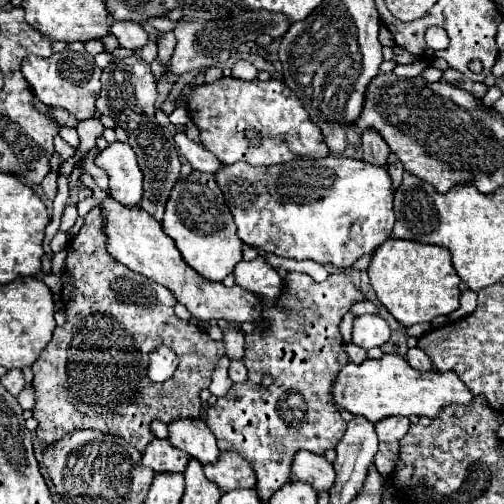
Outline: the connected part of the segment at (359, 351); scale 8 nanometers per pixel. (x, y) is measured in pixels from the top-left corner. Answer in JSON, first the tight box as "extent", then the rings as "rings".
{"extent":[346,344,366,364],"rings":[[[346,344],[346,352],[348,352],[350,362],[354,362],[354,364],[360,364],[366,360],[366,350],[356,346],[356,344]]]}

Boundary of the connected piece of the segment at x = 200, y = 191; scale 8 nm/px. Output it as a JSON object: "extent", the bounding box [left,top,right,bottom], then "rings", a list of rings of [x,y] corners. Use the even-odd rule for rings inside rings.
{"extent":[162,170,242,282],"rings":[[[194,170],[188,178],[180,178],[176,182],[166,204],[162,228],[174,240],[184,262],[206,280],[222,282],[242,260],[242,242],[214,174]]]}

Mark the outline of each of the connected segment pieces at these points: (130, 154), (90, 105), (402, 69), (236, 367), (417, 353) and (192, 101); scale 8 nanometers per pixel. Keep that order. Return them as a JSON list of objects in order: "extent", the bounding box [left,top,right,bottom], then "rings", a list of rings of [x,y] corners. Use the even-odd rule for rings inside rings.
[{"extent":[94,142,142,206],"rings":[[[114,142],[102,150],[94,164],[102,168],[110,178],[110,194],[126,206],[136,206],[142,200],[142,172],[134,150],[128,144]]]},{"extent":[22,42,102,122],"rings":[[[80,42],[76,50],[66,48],[58,54],[52,54],[50,58],[40,56],[26,56],[22,60],[22,74],[28,80],[32,92],[36,98],[40,98],[46,106],[64,108],[68,110],[78,122],[92,118],[96,112],[96,98],[100,94],[100,74],[102,70],[96,66],[94,56],[90,56],[84,50],[84,44]]]},{"extent":[394,58,428,76],"rings":[[[418,58],[416,62],[412,62],[412,64],[408,64],[408,66],[396,66],[394,68],[394,74],[396,76],[418,76],[418,74],[422,74],[422,70],[426,68],[428,64],[426,64],[426,60],[422,60],[422,58]]]},{"extent":[228,362,248,382],"rings":[[[230,362],[228,376],[230,376],[232,382],[246,382],[248,380],[248,370],[246,370],[244,362]]]},{"extent":[408,346,434,372],"rings":[[[416,346],[416,348],[410,348],[408,350],[408,364],[416,370],[422,370],[422,372],[428,372],[428,370],[434,370],[432,366],[432,360]]]},{"extent":[184,78,330,166],"rings":[[[220,78],[212,84],[184,88],[190,116],[200,128],[202,144],[224,164],[238,160],[252,166],[272,166],[290,160],[312,160],[330,154],[320,128],[312,124],[302,102],[280,80],[238,80]]]}]

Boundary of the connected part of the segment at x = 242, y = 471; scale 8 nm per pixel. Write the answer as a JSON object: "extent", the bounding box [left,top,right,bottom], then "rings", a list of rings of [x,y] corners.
{"extent":[204,452,256,492],"rings":[[[222,452],[216,464],[204,466],[204,472],[208,480],[220,486],[222,492],[256,486],[256,476],[250,462],[236,452]]]}

